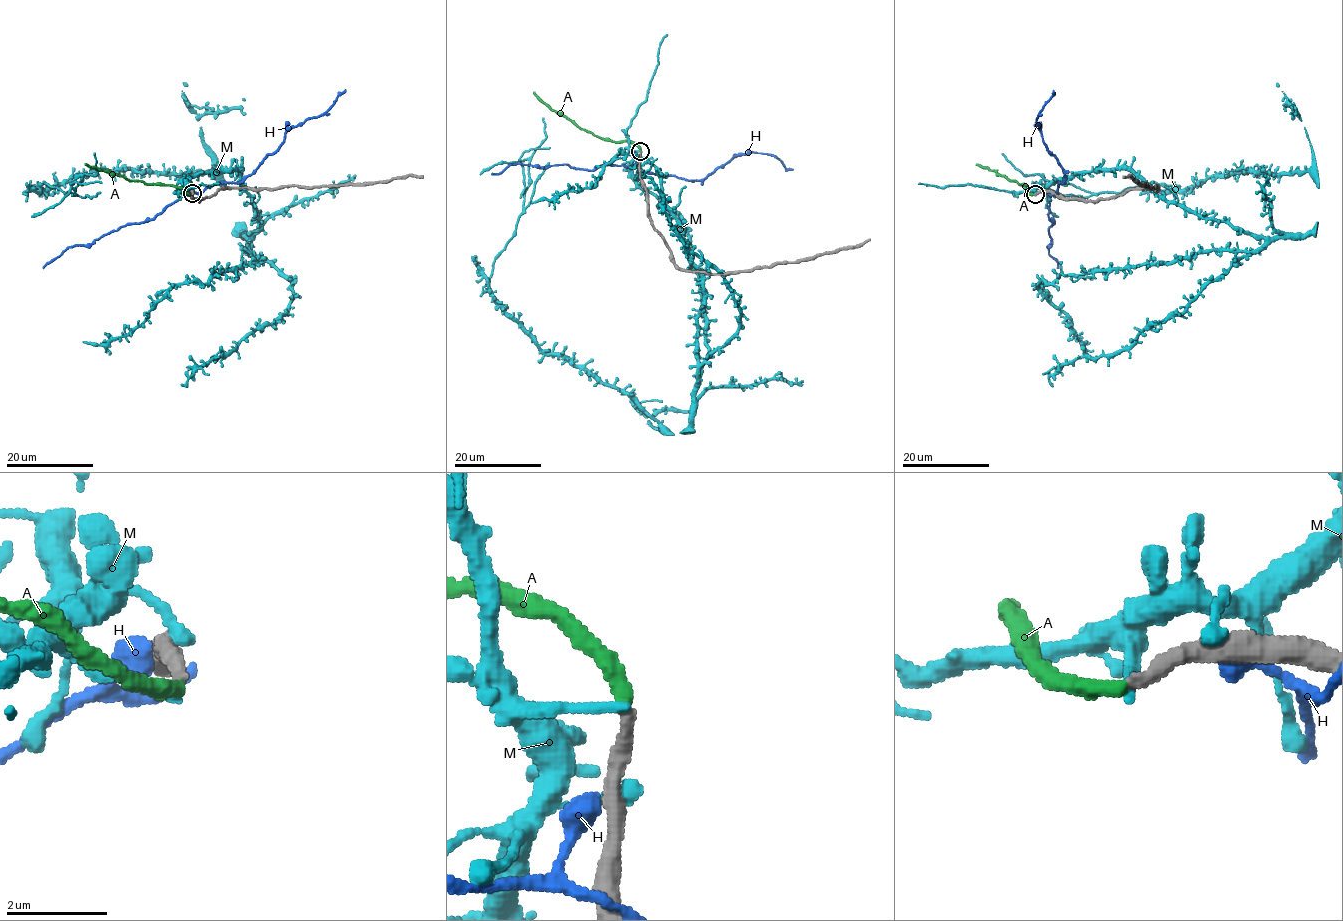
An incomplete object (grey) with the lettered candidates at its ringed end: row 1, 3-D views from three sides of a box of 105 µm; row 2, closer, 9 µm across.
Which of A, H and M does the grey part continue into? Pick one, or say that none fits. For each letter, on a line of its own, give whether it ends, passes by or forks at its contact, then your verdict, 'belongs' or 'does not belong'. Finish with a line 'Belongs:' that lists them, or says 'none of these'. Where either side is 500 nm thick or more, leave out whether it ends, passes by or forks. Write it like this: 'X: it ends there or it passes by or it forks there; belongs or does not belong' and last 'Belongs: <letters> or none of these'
A: it ends there; belongs
H: does not belong
M: it ends there; does not belong
Belongs: A

